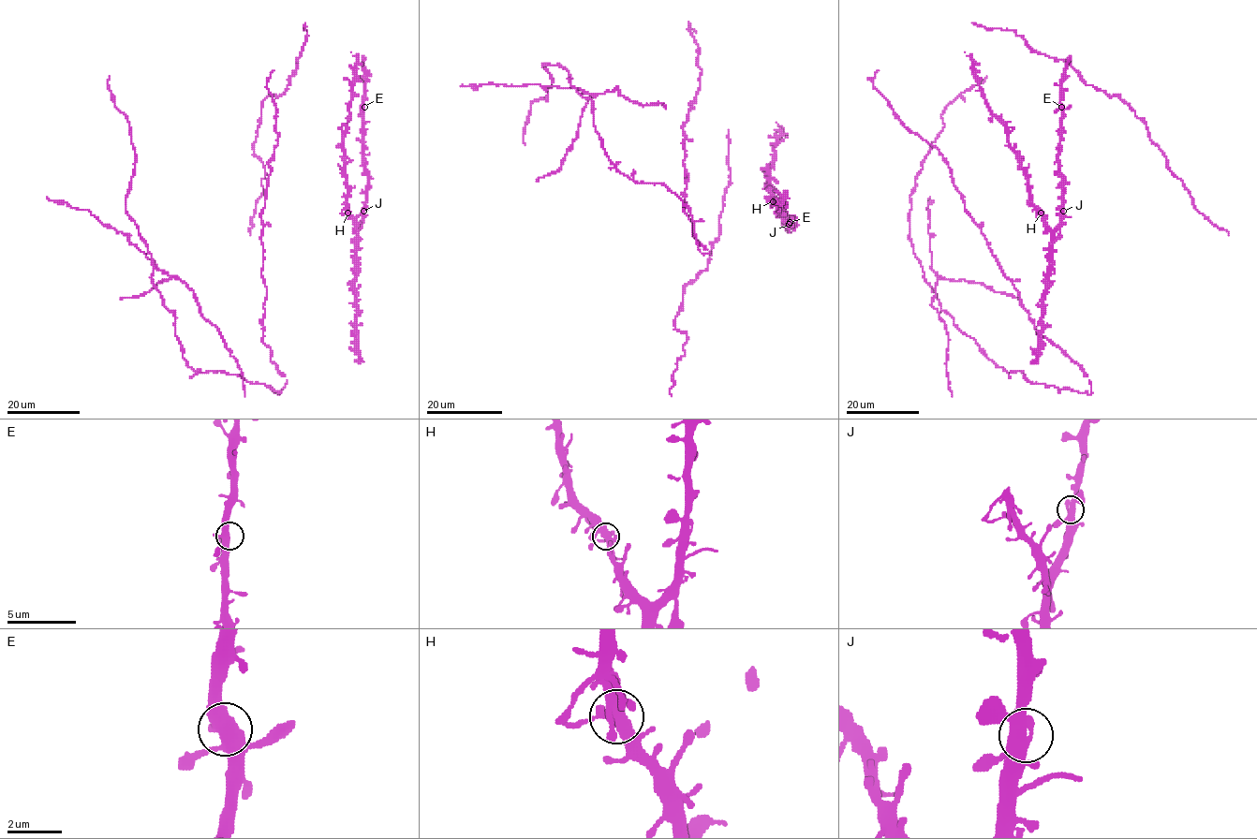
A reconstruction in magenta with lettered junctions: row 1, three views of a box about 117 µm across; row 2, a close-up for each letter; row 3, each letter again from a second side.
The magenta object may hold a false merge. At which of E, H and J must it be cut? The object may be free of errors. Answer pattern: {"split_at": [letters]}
{"split_at": []}

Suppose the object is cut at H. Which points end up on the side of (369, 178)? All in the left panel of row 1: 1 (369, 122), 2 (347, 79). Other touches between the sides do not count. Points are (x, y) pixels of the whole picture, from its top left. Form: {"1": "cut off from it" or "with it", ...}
{"1": "with it", "2": "cut off from it"}

